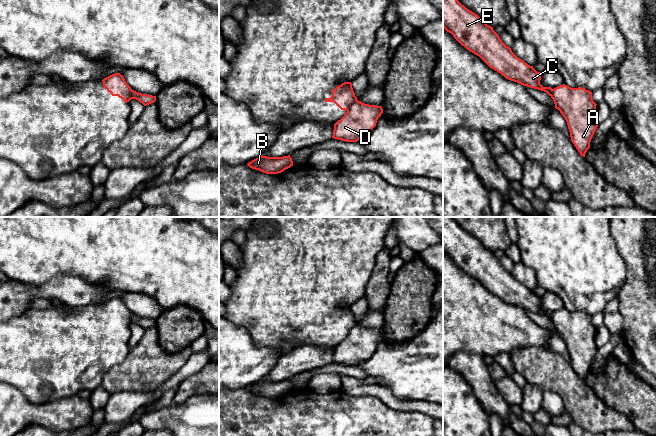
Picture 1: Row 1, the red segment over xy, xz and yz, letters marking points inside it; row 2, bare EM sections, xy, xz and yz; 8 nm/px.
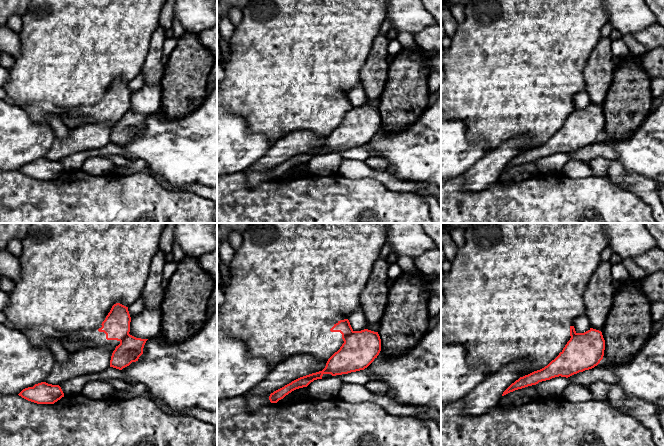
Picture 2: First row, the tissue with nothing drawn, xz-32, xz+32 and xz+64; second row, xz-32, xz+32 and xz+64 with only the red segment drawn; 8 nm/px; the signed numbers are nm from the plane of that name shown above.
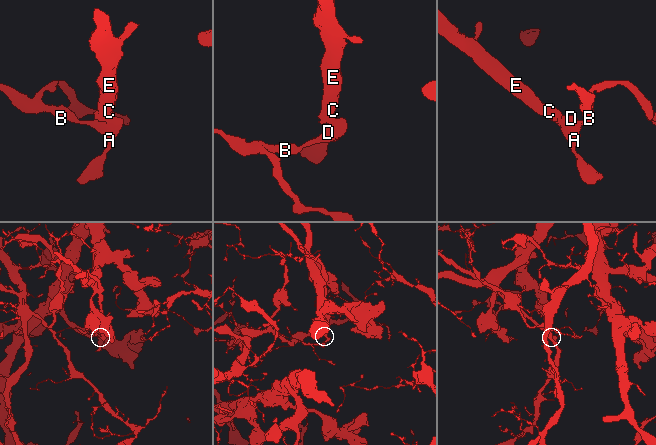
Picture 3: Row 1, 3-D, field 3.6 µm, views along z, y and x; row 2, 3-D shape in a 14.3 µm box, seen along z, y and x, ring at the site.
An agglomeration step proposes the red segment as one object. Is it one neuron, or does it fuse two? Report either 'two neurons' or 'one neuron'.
two neurons

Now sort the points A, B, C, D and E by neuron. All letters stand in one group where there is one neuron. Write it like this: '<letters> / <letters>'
A B D / C E

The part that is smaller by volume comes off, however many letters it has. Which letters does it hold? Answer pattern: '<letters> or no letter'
C, E

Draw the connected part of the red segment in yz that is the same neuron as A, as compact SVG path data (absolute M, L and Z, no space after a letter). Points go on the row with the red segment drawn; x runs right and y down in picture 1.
M563 84L553 89L551 98L567 122L572 143L585 157L598 127L595 119L597 104L592 99L592 92Z

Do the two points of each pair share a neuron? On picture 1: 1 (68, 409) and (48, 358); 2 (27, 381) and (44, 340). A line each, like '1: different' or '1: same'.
1: different
2: same

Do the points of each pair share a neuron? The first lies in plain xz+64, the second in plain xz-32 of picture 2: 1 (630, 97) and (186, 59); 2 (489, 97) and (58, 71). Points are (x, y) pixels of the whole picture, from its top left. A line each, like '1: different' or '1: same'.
1: same
2: same

